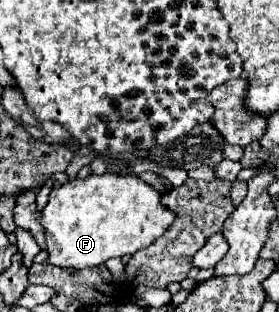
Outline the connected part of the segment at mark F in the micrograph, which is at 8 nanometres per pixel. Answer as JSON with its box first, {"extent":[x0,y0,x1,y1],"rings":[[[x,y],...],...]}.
{"extent":[42,176,174,268],"rings":[[[88,176],[54,188],[42,210],[48,262],[62,268],[100,266],[110,258],[134,254],[152,244],[174,222],[174,212],[160,204],[160,194],[136,176]]]}

